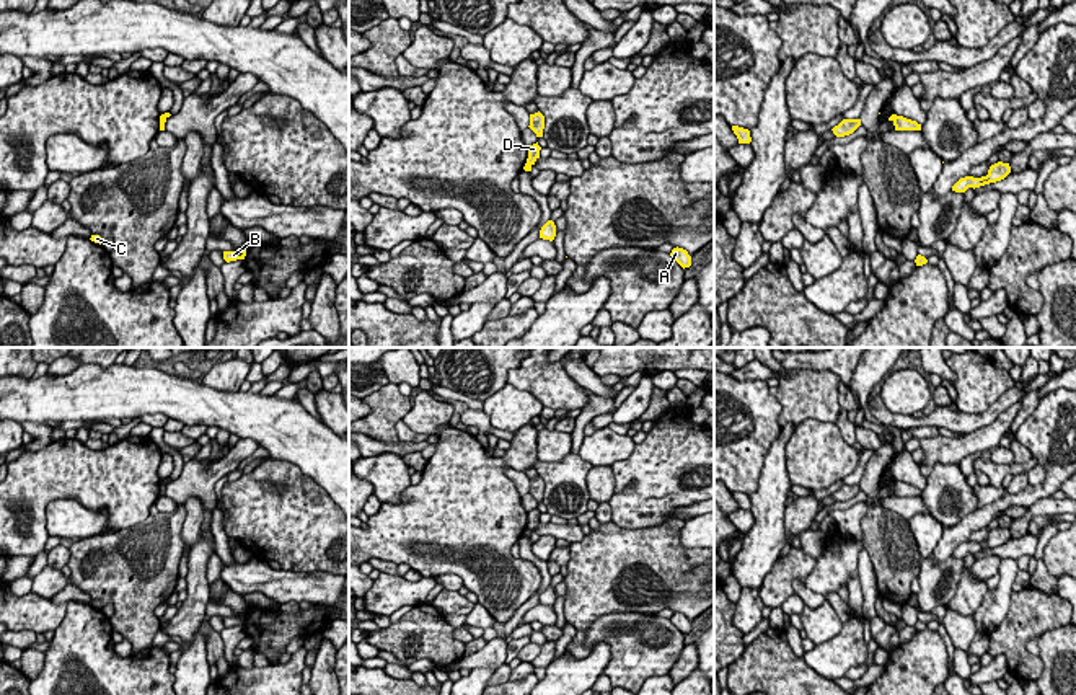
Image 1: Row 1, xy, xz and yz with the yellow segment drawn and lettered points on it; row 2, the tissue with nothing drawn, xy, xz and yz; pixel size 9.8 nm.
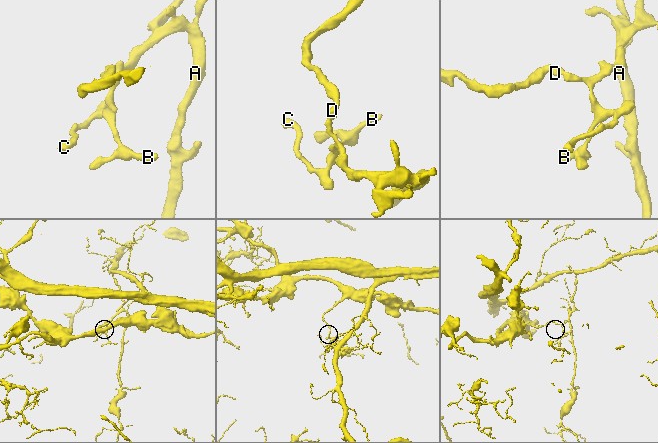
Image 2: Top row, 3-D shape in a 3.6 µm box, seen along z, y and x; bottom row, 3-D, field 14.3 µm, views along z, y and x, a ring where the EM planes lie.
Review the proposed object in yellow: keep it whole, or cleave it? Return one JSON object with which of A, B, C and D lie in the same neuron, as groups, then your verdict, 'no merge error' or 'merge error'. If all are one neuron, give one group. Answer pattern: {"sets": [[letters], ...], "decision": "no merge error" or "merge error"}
{"sets": [["A", "B", "C"], ["D"]], "decision": "merge error"}

